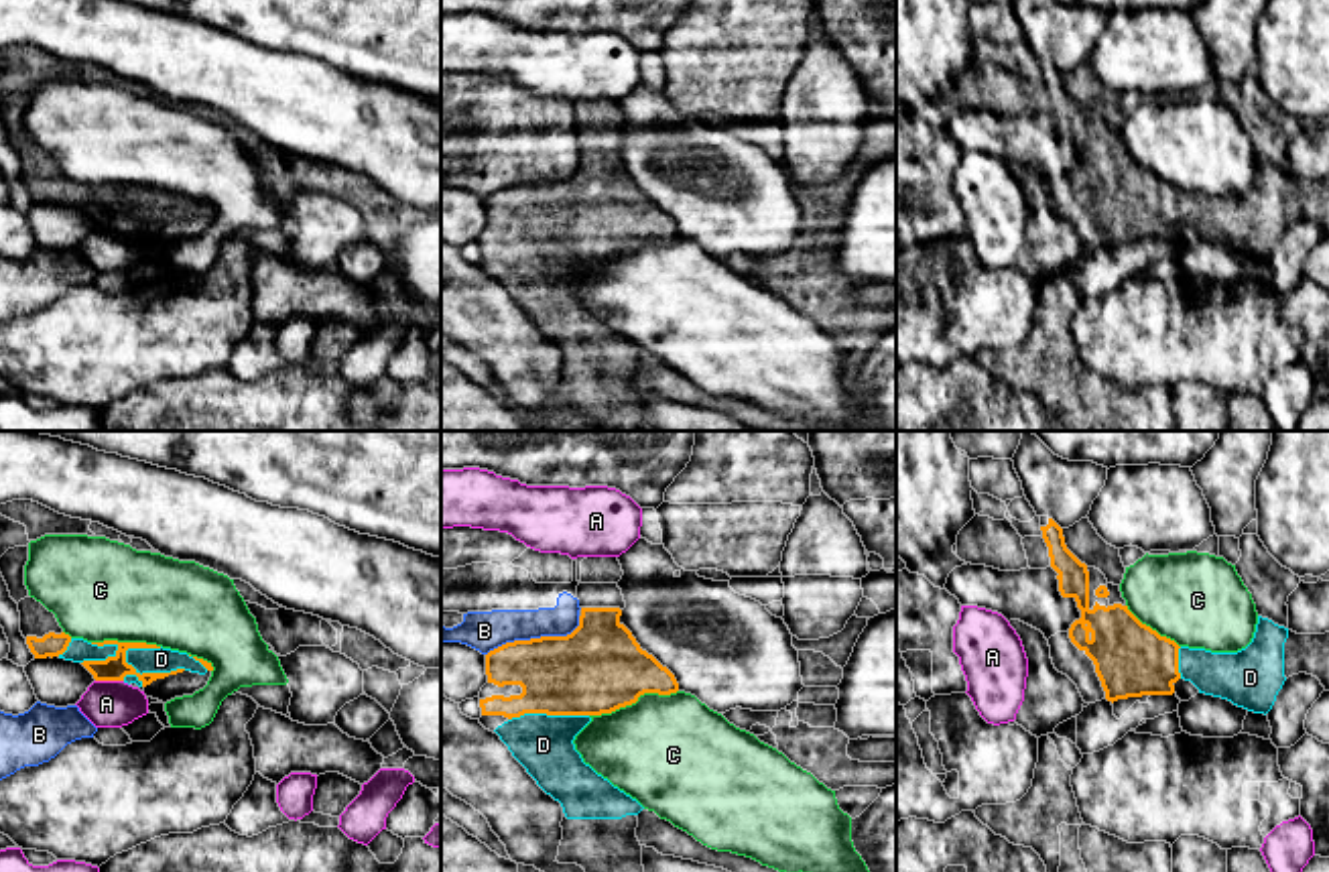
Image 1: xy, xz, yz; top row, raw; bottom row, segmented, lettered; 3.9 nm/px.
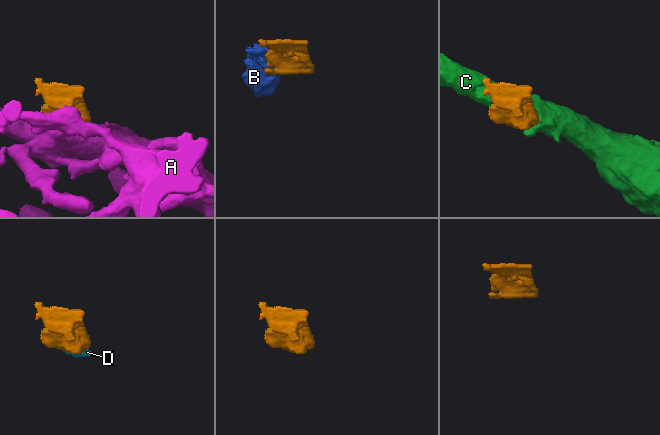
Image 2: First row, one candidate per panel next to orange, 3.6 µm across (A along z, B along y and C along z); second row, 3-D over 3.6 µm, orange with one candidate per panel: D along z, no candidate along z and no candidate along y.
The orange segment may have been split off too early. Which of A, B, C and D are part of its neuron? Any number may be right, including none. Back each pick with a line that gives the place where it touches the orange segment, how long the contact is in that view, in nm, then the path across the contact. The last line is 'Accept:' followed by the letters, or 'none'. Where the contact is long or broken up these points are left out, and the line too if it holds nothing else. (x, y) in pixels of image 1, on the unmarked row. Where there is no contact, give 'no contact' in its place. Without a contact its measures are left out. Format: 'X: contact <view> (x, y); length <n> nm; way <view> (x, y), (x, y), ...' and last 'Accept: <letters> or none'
D: contact xy (153, 218); length 260 nm
Accept: D

